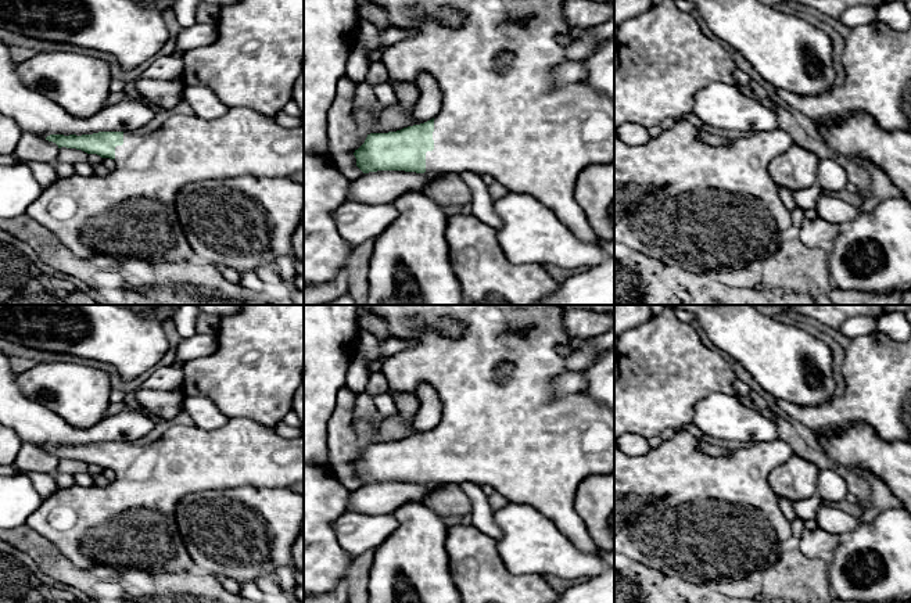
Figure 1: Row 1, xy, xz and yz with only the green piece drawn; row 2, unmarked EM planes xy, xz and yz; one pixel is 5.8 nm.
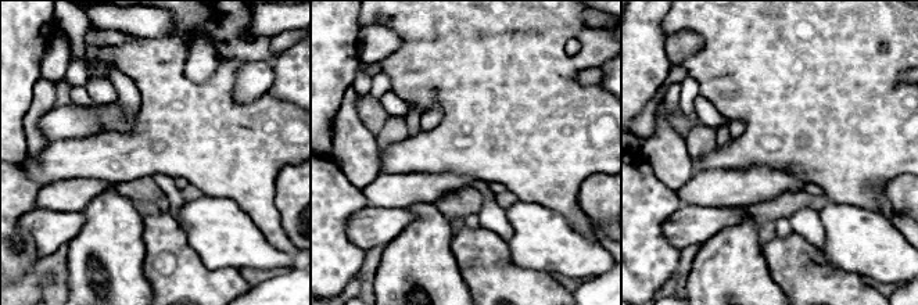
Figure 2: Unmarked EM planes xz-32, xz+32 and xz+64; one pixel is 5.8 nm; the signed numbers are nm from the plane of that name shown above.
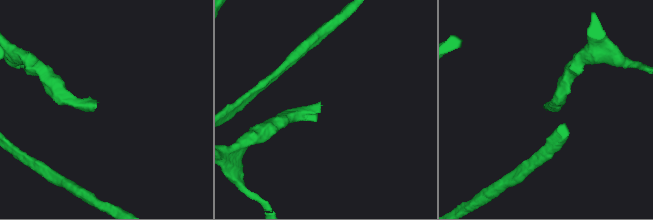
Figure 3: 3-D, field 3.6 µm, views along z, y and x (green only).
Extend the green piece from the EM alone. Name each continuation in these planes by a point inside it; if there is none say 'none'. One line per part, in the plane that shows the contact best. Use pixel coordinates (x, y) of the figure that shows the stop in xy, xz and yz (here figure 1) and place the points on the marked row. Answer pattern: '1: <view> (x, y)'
1: xz (534, 137)

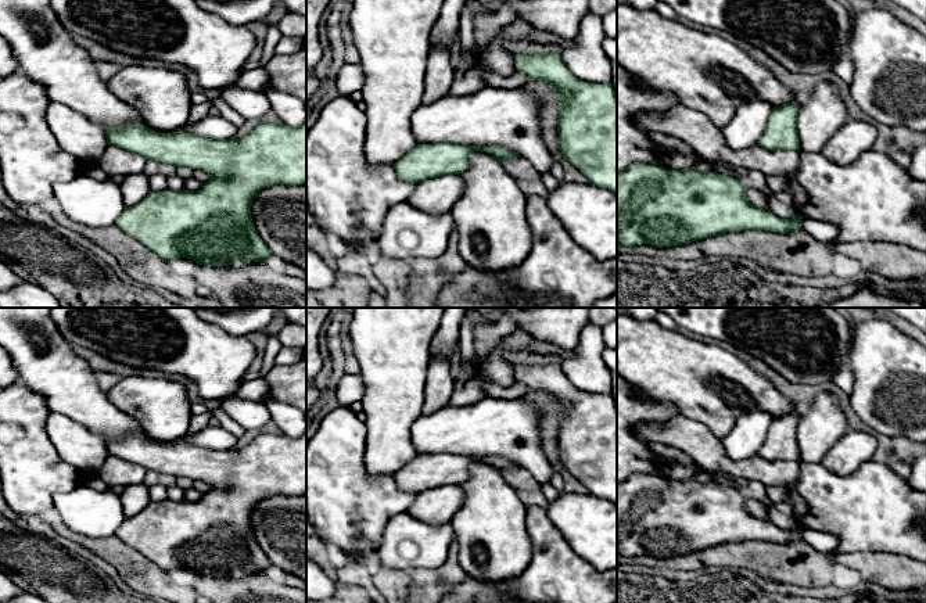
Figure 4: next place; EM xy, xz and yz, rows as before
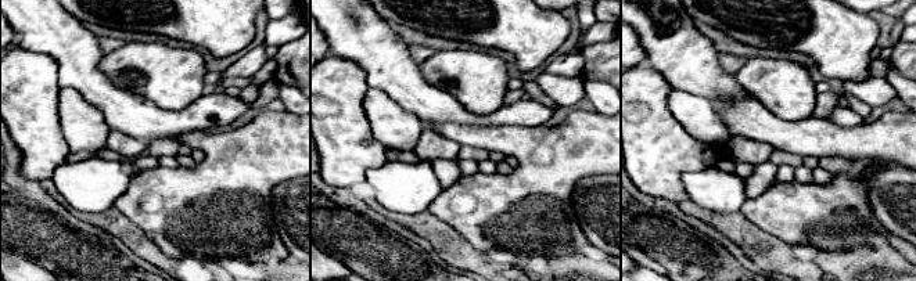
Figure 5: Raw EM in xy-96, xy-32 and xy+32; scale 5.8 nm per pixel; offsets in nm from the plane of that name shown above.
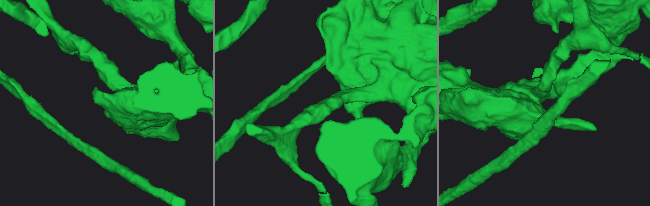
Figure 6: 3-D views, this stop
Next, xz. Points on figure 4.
none

